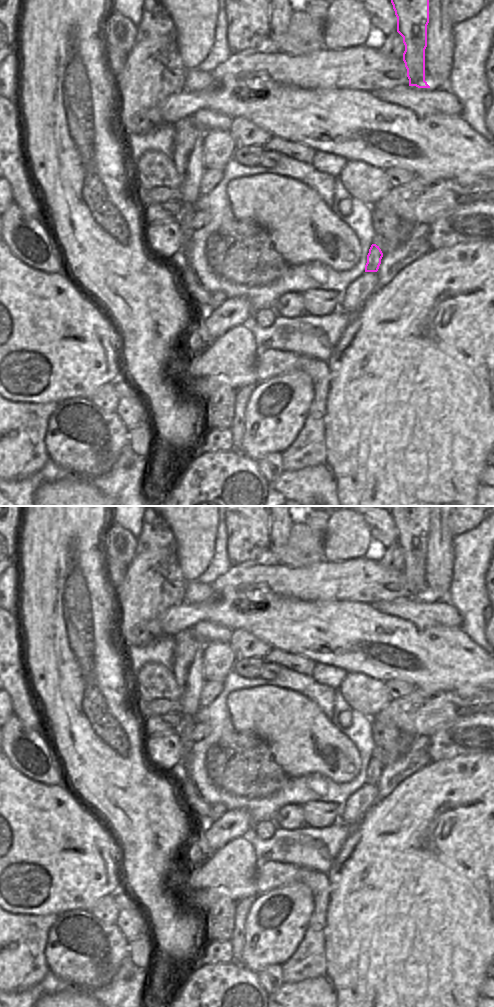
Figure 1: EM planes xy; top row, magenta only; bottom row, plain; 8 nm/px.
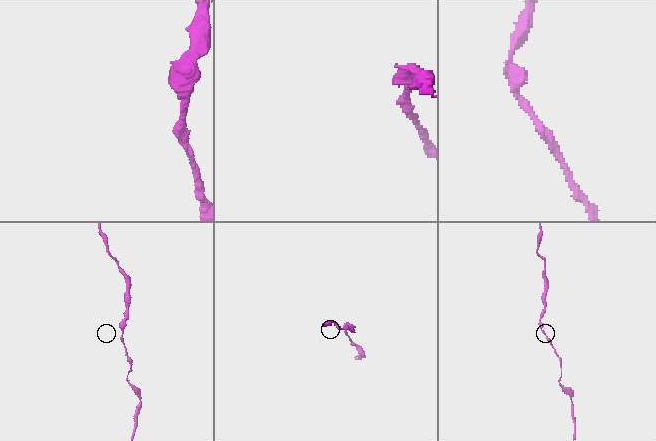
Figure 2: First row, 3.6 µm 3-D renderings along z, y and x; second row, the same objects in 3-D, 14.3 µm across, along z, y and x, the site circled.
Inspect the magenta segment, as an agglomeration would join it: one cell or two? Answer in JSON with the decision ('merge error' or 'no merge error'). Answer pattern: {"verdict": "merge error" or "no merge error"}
{"verdict": "no merge error"}

